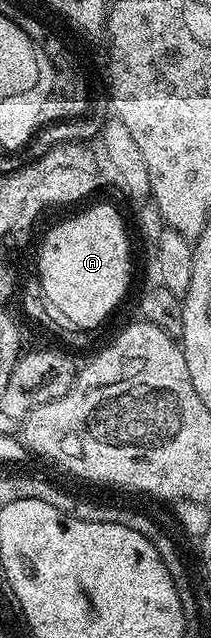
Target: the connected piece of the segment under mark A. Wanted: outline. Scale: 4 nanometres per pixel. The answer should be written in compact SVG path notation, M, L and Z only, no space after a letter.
M106 206L86 208L62 220L42 240L36 277L42 283L46 303L56 313L63 312L75 329L97 329L97 324L121 302L130 284L130 240L126 237L123 214L109 212Z

